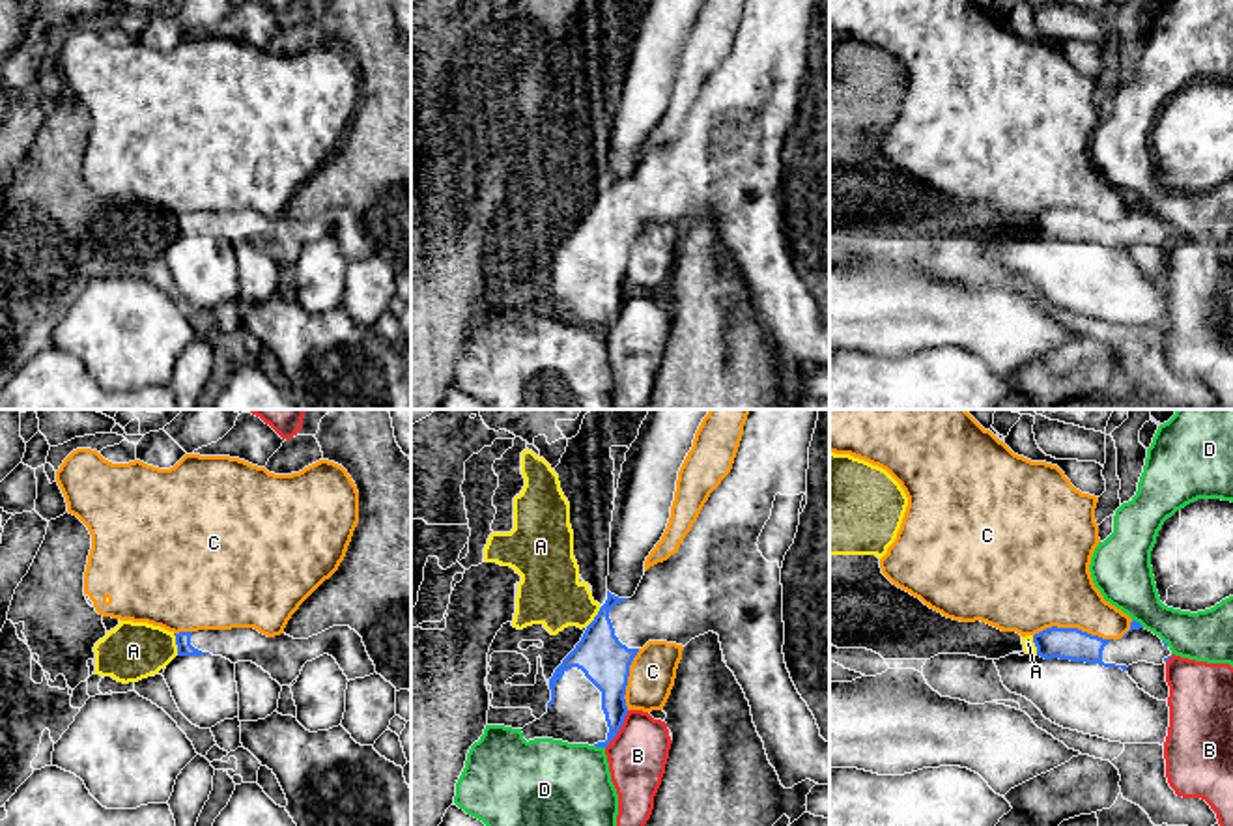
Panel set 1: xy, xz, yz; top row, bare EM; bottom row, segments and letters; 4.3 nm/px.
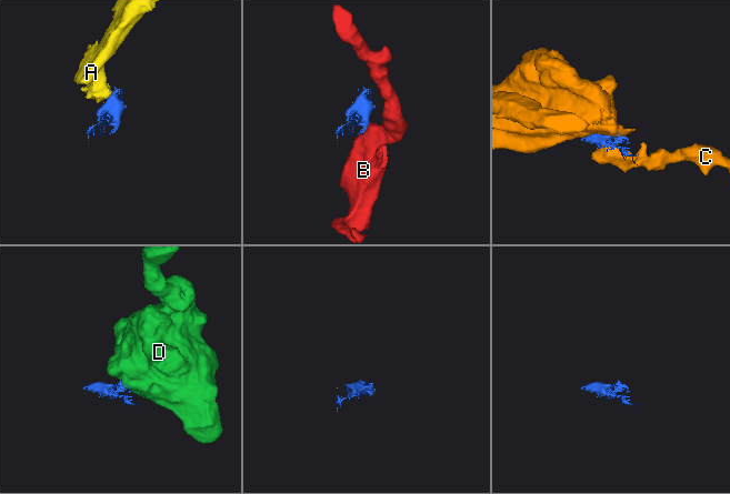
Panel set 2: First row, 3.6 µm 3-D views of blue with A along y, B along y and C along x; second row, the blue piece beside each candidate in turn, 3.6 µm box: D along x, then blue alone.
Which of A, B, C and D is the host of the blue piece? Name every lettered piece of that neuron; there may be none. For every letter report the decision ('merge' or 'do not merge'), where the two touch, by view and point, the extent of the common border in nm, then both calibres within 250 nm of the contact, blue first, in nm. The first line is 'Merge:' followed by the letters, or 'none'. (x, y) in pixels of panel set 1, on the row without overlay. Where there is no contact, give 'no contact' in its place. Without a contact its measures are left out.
Merge: none
A: do not merge; meets blue in xy at (178, 227); contact 100 nm long; 60 nm thick on the blue side, 260 nm on the other
B: do not merge; meets blue in xz at (619, 311); contact 190 nm long; 160 nm thick on the blue side, 260 nm on the other
C: do not merge; meets blue in yz at (1071, 210); contact 320 nm long; 140 nm thick on the blue side, 420 nm on the other
D: do not merge; meets blue in xz at (600, 327); contact 50 nm long; 110 nm thick on the blue side, 420 nm on the other

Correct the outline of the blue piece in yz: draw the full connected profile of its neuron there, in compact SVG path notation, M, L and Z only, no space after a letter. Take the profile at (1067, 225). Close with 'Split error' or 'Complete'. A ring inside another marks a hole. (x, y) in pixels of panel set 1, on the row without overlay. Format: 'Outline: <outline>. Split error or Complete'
Outline: M1132 202L1121 221L1102 221L1078 209L1046 209L1033 217L1037 237L1121 249L1147 243L1162 247L1171 239L1168 224Z. Split error

